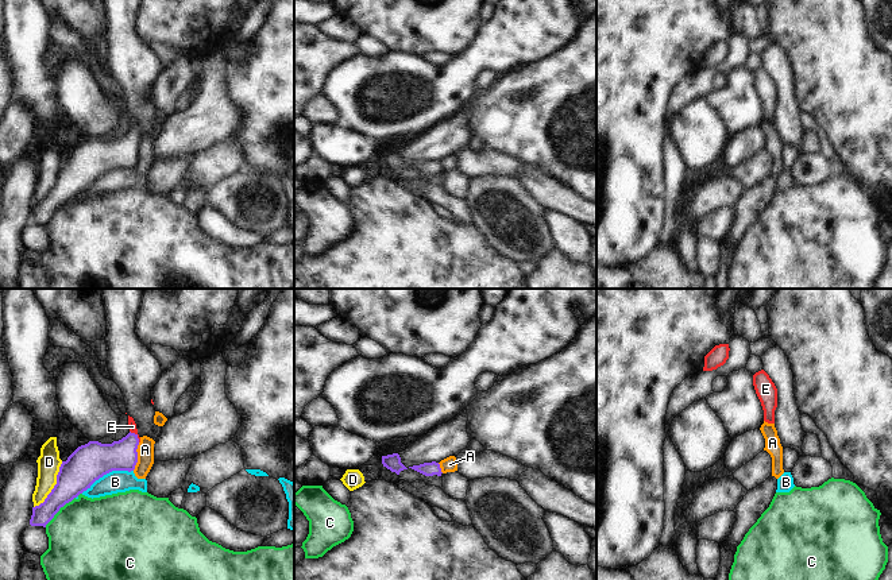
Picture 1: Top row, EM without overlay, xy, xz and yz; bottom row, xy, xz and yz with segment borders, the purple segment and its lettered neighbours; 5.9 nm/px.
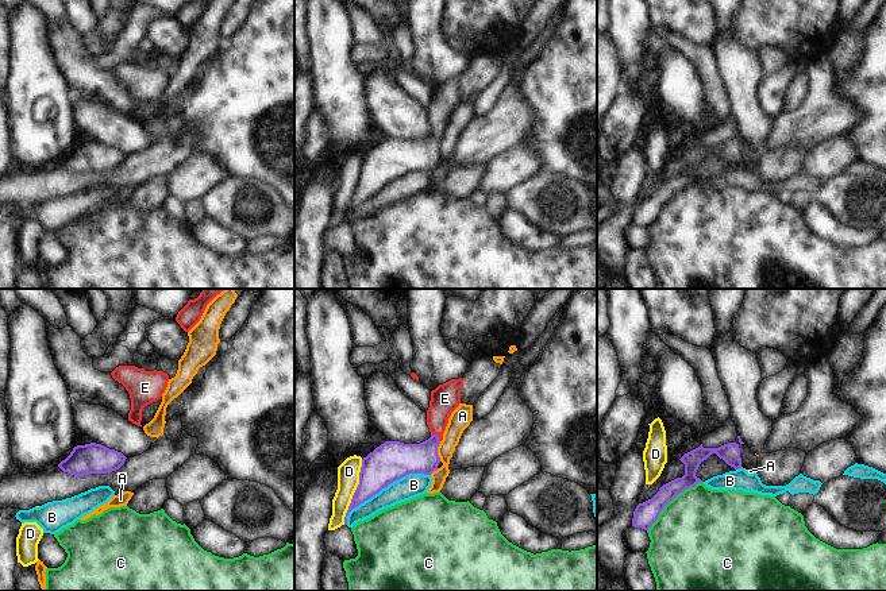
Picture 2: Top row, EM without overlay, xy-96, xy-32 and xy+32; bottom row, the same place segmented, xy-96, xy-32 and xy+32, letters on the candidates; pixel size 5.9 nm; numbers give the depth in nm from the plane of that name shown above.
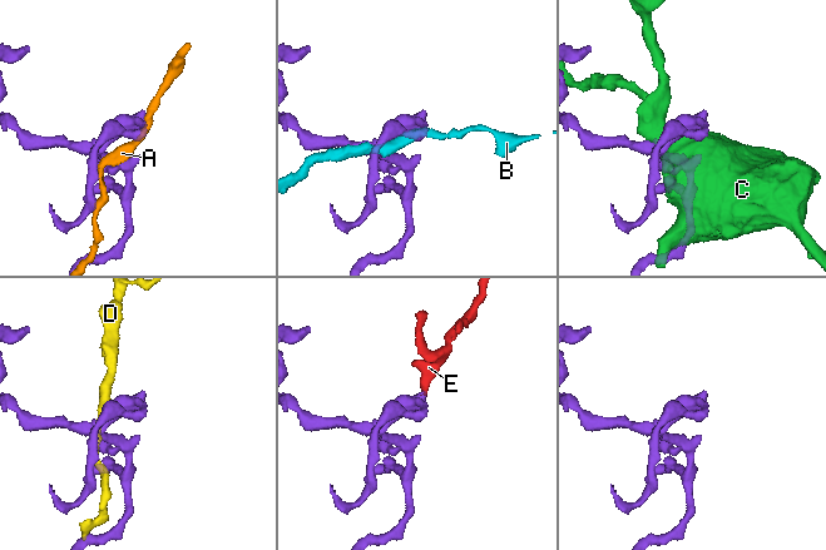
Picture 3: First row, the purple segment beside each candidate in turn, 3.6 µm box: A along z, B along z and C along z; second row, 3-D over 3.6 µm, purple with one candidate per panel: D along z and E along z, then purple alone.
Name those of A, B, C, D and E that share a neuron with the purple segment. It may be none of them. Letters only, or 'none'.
E

